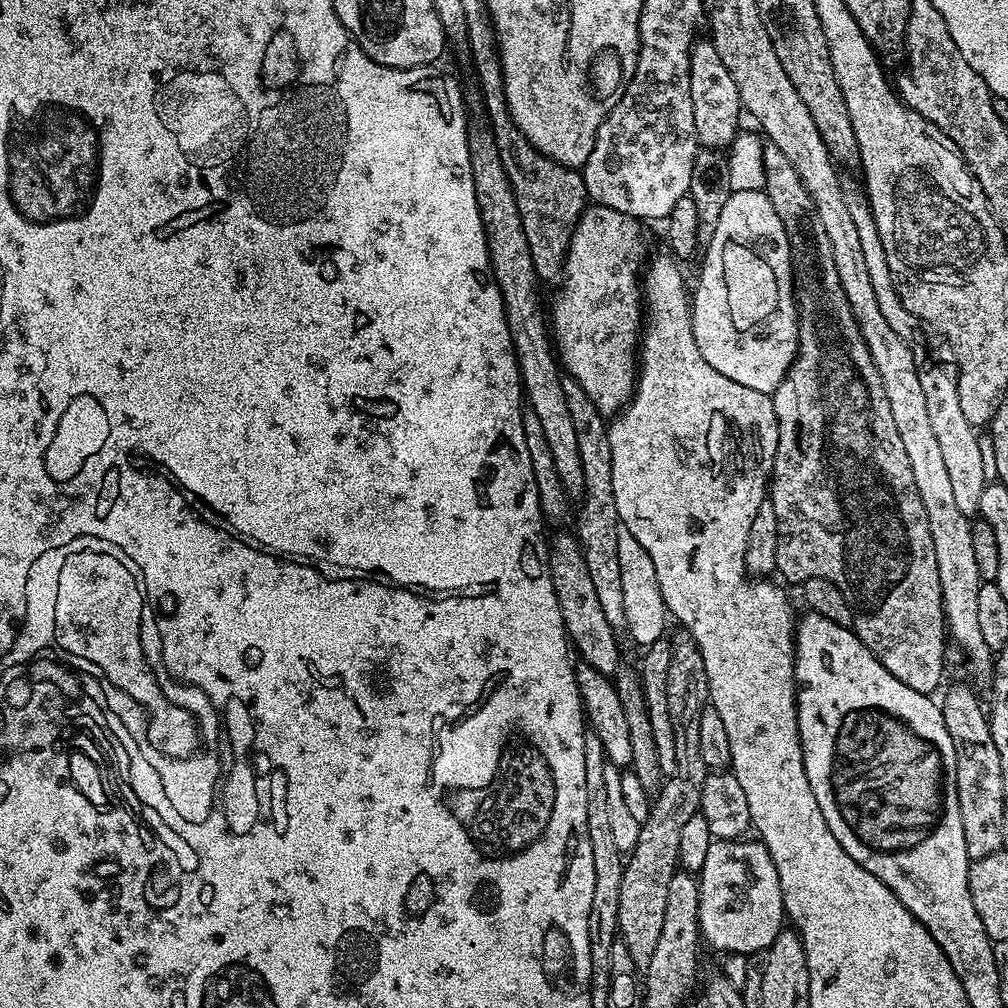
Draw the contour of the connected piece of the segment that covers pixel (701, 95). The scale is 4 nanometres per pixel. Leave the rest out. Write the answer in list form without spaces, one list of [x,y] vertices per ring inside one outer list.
[[[698,39],[691,45],[688,53],[688,69],[690,70],[690,102],[694,106],[694,126],[696,138],[707,148],[724,150],[731,145],[733,136],[738,131],[736,122],[742,114],[742,105],[738,86],[734,86],[734,78],[730,78],[730,70],[722,66],[722,58],[718,58],[718,50],[711,39]]]

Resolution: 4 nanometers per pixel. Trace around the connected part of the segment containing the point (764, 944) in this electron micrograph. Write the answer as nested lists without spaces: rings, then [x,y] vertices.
[[[752,838],[713,839],[698,873],[700,935],[721,954],[762,952],[772,947],[786,924],[778,870],[763,842]]]

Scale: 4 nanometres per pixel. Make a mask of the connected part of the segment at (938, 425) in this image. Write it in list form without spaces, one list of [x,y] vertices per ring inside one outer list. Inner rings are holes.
[[[940,388],[937,394],[930,394],[928,396],[927,413],[930,414],[931,429],[934,430],[934,435],[937,438],[935,451],[940,452],[940,464],[944,467],[944,472],[948,475],[948,488],[952,491],[950,502],[954,506],[958,506],[958,510],[962,510],[962,514],[966,517],[972,518],[977,515],[980,509],[980,498],[982,490],[986,483],[984,477],[984,460],[986,464],[986,452],[980,449],[980,440],[977,429],[972,427],[970,422],[966,422],[966,414],[962,414],[962,402],[958,402],[956,392],[953,388]]]

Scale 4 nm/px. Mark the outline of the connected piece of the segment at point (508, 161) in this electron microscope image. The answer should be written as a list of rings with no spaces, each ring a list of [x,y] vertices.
[[[507,101],[484,102],[484,115],[498,142],[498,152],[502,154],[502,164],[516,199],[533,273],[539,281],[558,280],[563,273],[573,232],[588,200],[584,177],[577,169],[567,168],[543,156],[513,120]]]

